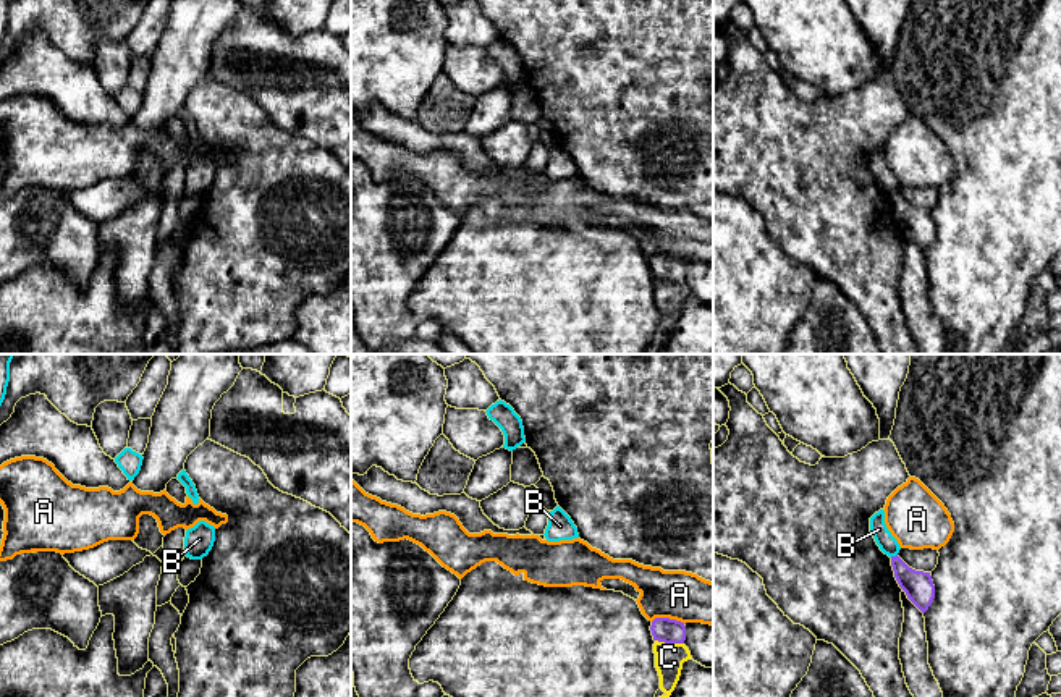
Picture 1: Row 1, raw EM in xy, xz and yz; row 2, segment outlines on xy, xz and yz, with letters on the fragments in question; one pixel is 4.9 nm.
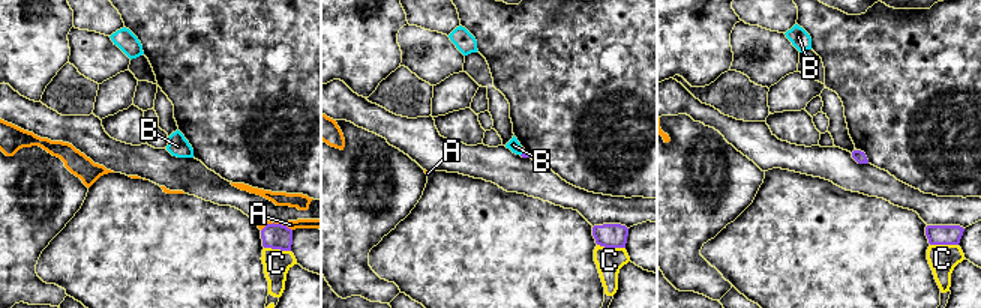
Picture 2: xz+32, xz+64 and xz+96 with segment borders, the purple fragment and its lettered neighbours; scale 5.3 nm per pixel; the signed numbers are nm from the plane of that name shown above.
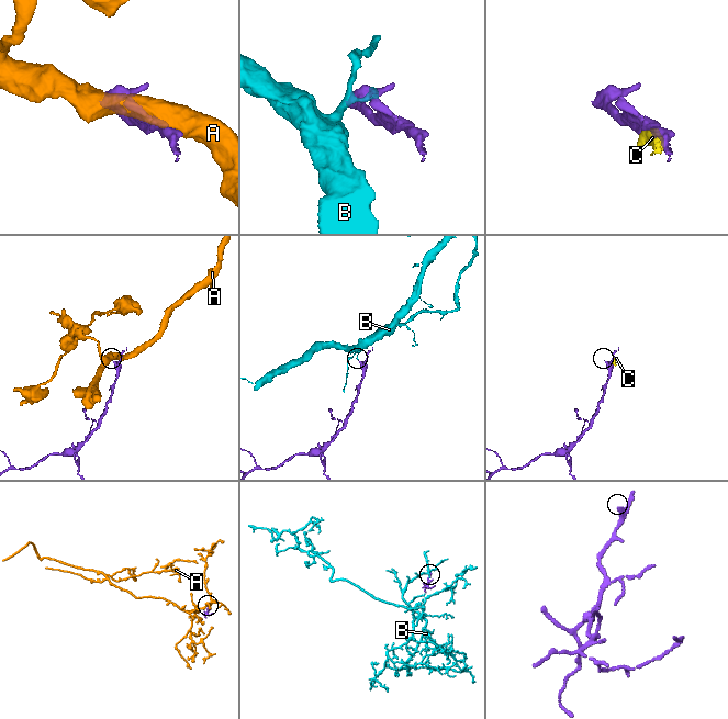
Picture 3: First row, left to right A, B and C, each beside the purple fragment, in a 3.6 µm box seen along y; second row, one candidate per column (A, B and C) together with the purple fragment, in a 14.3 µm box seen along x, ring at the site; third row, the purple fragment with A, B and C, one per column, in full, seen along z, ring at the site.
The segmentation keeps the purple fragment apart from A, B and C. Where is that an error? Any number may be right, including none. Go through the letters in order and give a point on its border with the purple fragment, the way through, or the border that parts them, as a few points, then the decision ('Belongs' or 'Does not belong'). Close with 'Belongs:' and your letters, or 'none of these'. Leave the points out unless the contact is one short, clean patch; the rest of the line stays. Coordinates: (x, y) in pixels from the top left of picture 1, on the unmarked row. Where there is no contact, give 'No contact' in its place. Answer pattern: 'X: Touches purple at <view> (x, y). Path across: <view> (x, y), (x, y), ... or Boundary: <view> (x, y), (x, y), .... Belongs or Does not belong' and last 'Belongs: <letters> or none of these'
A: Touches purple at xz (668, 256). Does not belong
B: Touches purple at yz (893, 194). Boundary: yz (896, 191), (890, 194). Does not belong
C: Touches purple at xz (670, 280). Does not belong
Belongs: none of these

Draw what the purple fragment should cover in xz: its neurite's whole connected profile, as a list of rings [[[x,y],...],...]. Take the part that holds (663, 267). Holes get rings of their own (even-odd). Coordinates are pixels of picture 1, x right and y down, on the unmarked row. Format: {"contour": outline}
{"contour": [[[655,256],[650,264],[653,278],[665,281],[684,281],[686,264],[681,259],[670,256]]]}

